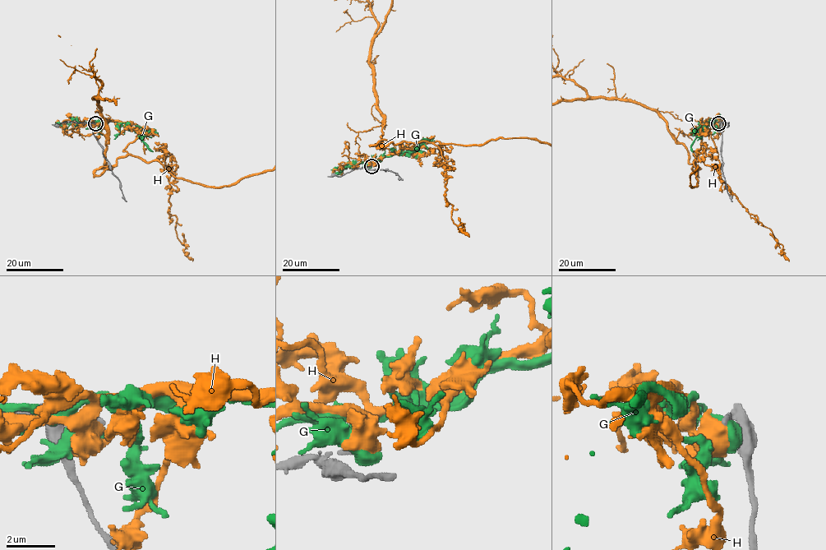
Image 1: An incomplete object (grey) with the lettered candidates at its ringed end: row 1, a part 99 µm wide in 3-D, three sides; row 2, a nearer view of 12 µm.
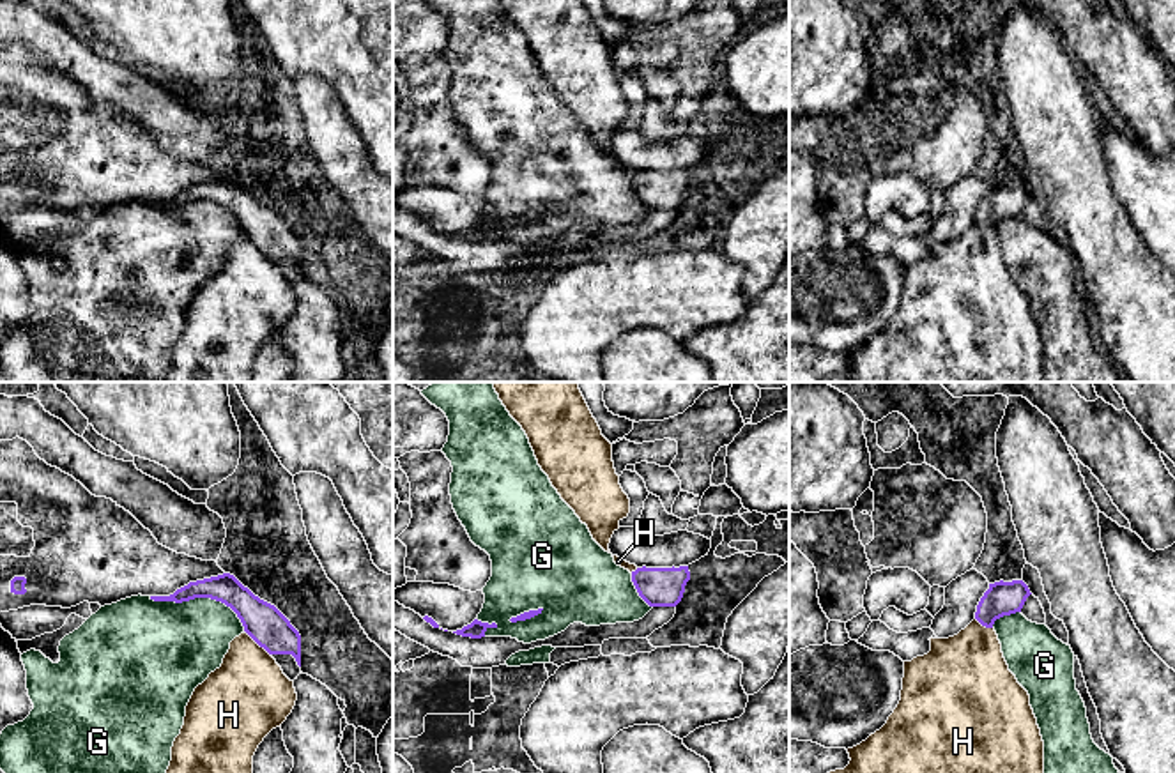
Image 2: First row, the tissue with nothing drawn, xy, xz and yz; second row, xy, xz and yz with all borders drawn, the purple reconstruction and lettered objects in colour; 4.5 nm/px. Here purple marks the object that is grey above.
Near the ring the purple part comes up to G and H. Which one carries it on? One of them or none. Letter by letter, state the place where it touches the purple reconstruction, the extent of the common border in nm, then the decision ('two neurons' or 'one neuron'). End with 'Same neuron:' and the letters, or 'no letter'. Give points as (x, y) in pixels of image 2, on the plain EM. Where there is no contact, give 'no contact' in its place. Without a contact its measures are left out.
G: contact xy (200, 200); length 460 nm; two neurons
H: contact xy (257, 246); length 170 nm; two neurons
Same neuron: no letter

